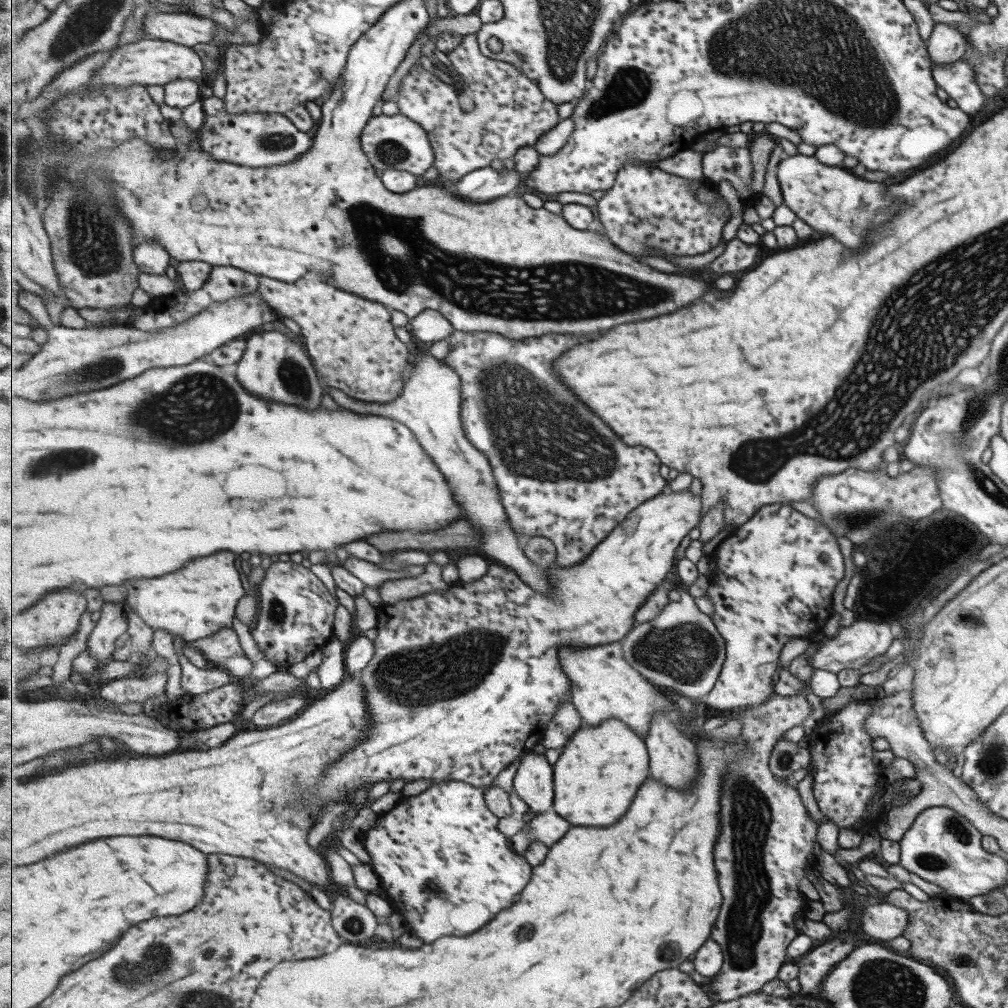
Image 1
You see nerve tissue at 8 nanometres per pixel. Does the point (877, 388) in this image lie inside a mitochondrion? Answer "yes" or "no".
yes

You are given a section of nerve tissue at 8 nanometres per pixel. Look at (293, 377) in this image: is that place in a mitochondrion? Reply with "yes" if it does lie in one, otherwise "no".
yes

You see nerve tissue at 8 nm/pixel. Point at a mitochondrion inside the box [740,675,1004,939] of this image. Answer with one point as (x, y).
(957, 829)

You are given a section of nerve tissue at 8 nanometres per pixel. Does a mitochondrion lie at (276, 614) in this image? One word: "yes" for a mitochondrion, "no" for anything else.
yes

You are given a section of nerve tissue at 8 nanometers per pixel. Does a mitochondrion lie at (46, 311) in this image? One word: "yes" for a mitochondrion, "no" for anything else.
no

